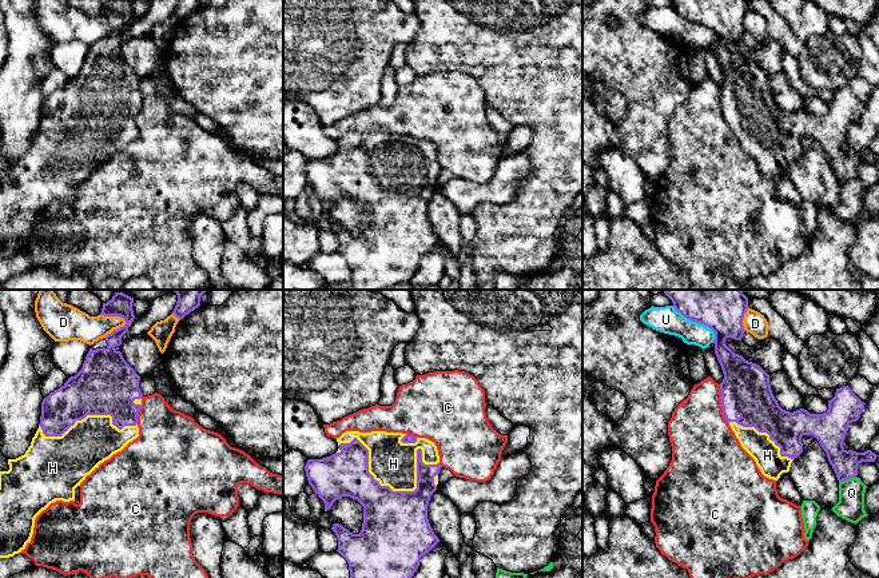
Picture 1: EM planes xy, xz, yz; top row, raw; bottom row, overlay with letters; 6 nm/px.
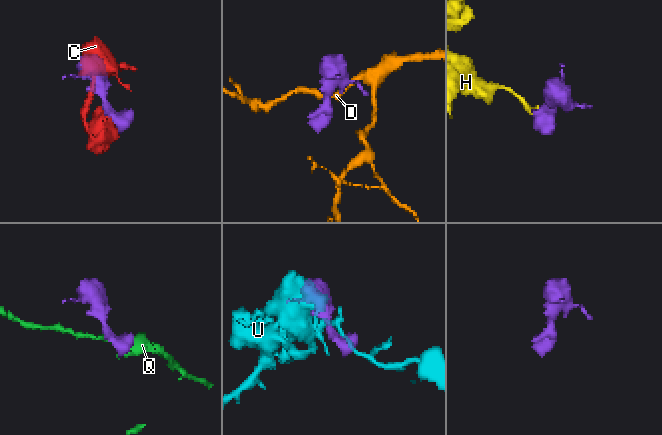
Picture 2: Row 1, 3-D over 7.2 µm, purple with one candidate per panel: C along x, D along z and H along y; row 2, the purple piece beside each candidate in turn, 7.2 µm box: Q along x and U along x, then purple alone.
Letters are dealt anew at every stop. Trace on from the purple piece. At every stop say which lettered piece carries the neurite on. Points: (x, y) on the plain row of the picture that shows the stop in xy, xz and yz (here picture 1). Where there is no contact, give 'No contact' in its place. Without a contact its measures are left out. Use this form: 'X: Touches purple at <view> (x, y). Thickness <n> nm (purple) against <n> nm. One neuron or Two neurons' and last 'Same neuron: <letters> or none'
C: Touches purple at yz (722, 106). Thickness 300 nm (purple) against 380 nm. Two neurons
D: Touches purple at xy (118, 30). Thickness 240 nm (purple) against 180 nm. Two neurons
H: Touches purple at xz (401, 192). Thickness 420 nm (purple) against 280 nm. One neuron
Q: Touches purple at yz (847, 179). Thickness 160 nm (purple) against 160 nm. Two neurons
U: Touches purple at yz (697, 23). Thickness 220 nm (purple) against 160 nm. Two neurons
Same neuron: H

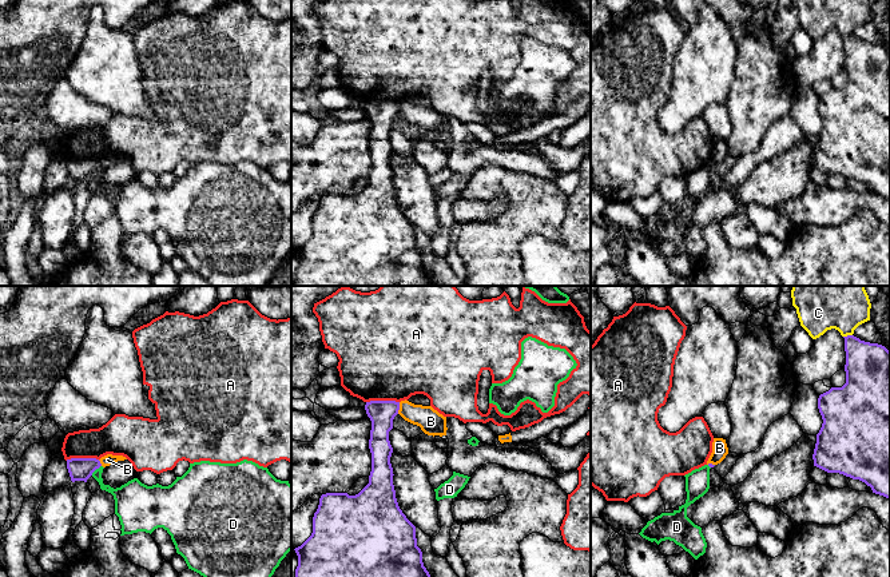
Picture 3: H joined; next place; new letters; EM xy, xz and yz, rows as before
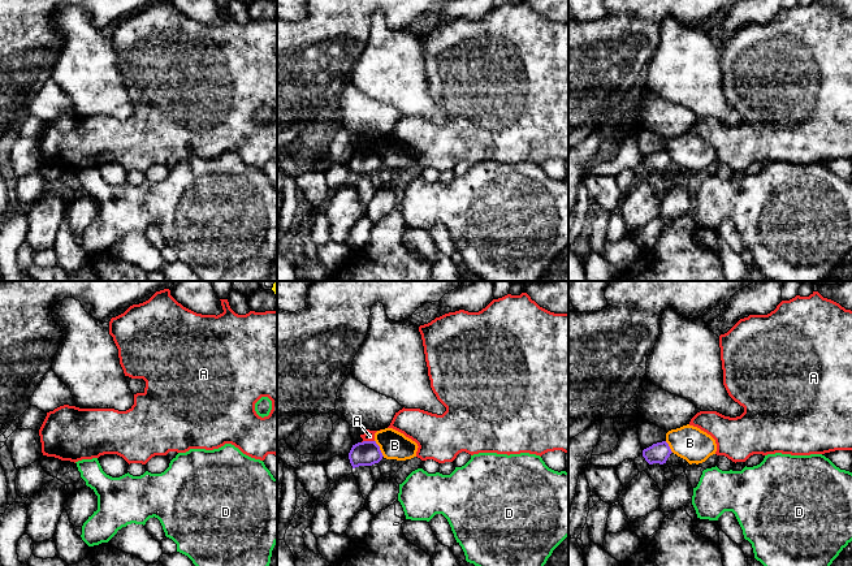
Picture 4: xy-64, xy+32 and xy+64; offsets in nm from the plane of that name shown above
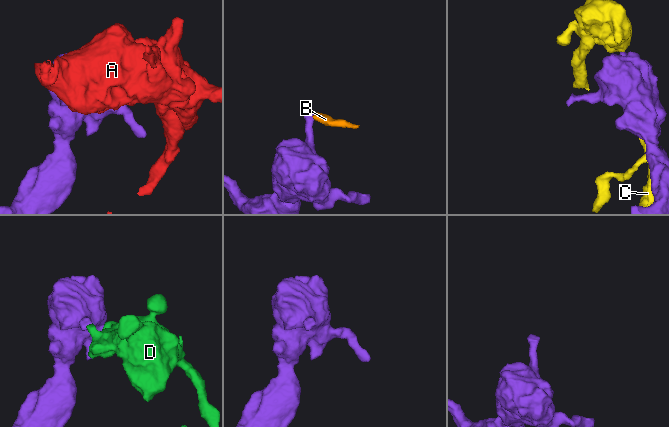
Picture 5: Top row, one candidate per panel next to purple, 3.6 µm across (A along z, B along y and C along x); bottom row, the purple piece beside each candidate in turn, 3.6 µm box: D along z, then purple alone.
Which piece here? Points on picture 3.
A: Touches purple at xz (382, 102). Thickness 160 nm (purple) against 500 nm. Two neurons
B: Touches purple at xz (398, 108). Thickness 160 nm (purple) against 150 nm. Two neurons
C: Touches purple at yz (847, 36). Thickness 300 nm (purple) against 200 nm. Two neurons
D: Touches purple at xy (95, 170). Thickness 140 nm (purple) against 150 nm. Two neurons
Same neuron: none

